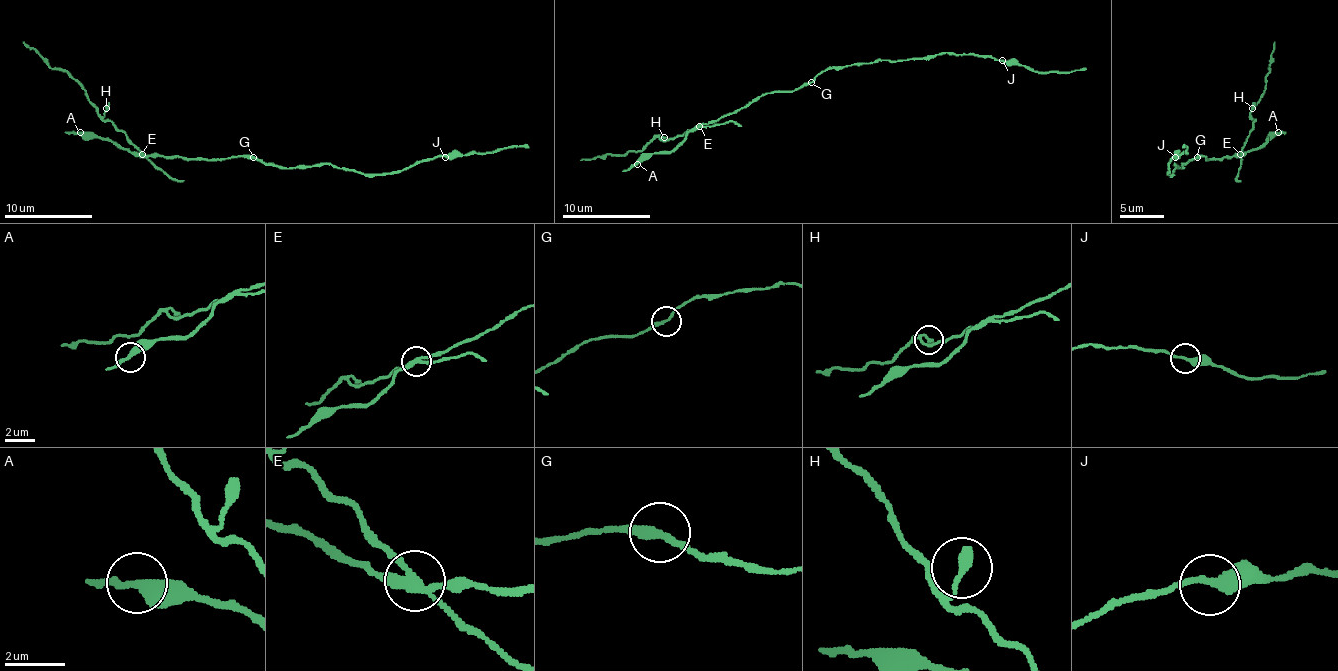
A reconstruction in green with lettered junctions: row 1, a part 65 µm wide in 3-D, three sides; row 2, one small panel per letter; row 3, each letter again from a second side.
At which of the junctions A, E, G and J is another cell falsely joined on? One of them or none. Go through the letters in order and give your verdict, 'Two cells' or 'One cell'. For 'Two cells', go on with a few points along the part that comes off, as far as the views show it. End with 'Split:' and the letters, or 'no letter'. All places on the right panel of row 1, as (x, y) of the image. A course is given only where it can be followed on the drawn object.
A: One cell
E: Two cells. Course of the part to remove: (1241, 154), (1254, 121), (1252, 113), (1269, 71), (1274, 42)
G: One cell
J: One cell
Split: E

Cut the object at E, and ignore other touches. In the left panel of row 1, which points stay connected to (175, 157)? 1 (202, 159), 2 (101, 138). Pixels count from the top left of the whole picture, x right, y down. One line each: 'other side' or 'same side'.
1: same side
2: same side

